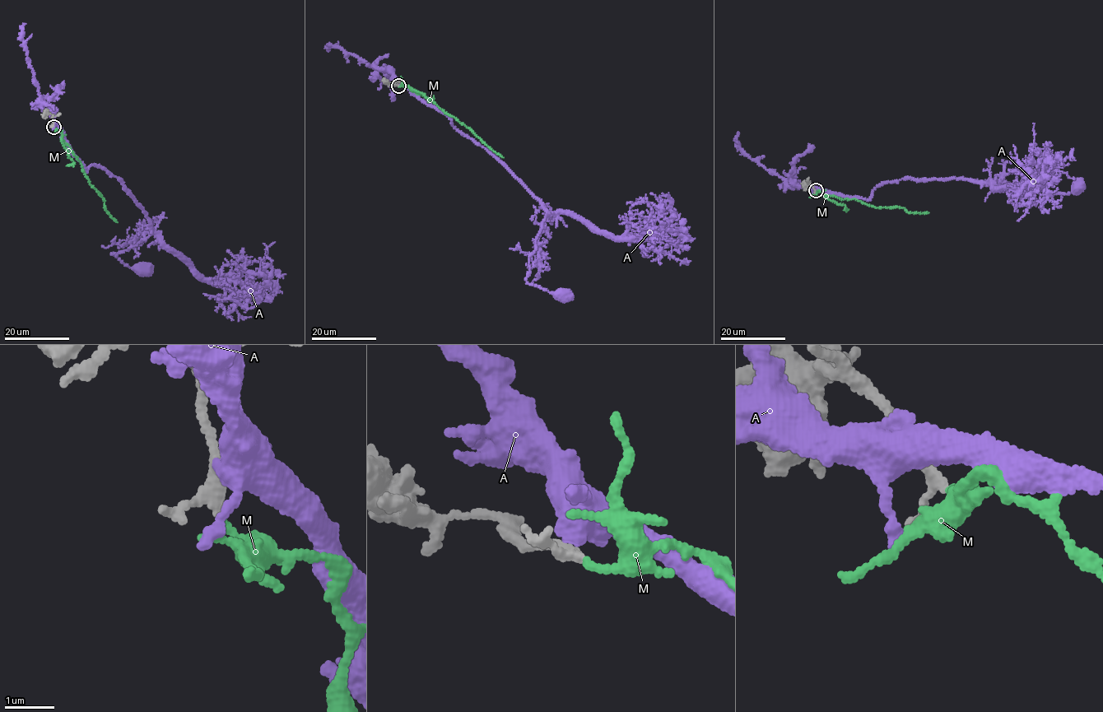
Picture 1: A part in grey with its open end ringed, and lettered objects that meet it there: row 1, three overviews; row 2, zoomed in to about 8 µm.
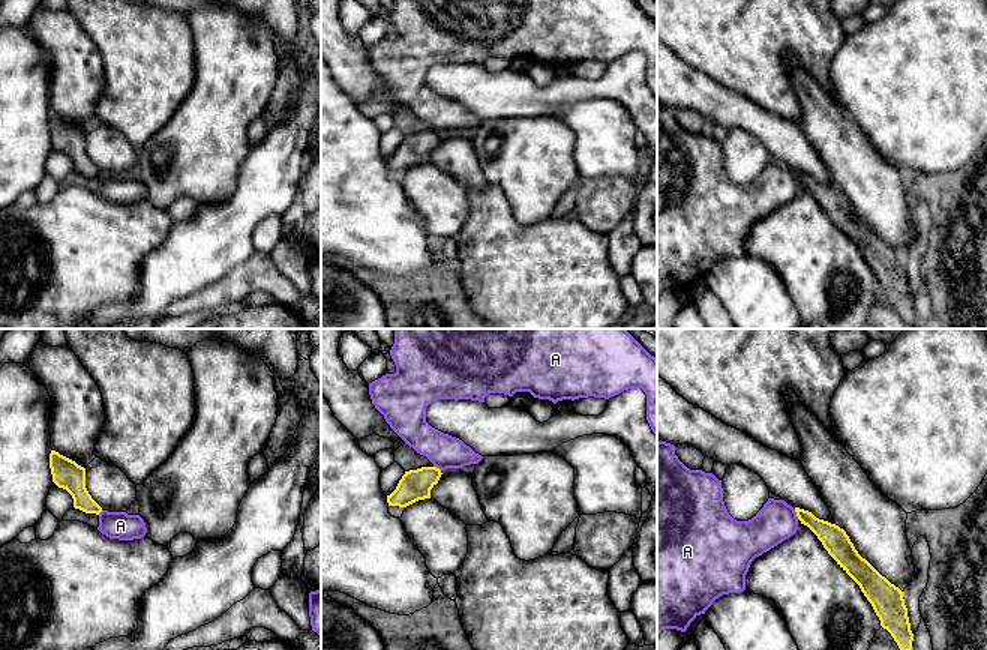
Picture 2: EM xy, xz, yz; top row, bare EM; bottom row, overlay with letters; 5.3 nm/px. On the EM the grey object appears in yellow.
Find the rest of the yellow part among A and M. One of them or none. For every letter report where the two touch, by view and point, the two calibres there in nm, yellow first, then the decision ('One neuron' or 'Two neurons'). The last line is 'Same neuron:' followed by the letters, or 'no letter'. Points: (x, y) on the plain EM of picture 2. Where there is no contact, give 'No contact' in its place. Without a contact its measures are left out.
A: Touches yellow at yz (797, 177). Thickness 140 nm (yellow) against 220 nm. Two neurons
M: No contact. One neuron
Same neuron: M

